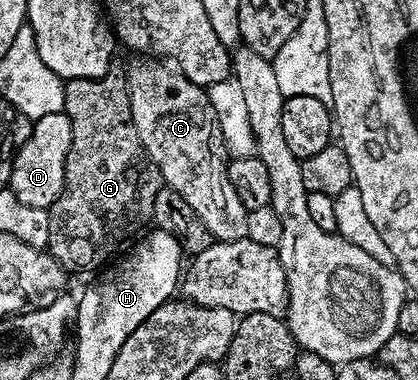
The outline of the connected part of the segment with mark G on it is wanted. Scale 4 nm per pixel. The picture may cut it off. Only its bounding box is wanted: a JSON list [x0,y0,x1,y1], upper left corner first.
[46,64,161,272]

